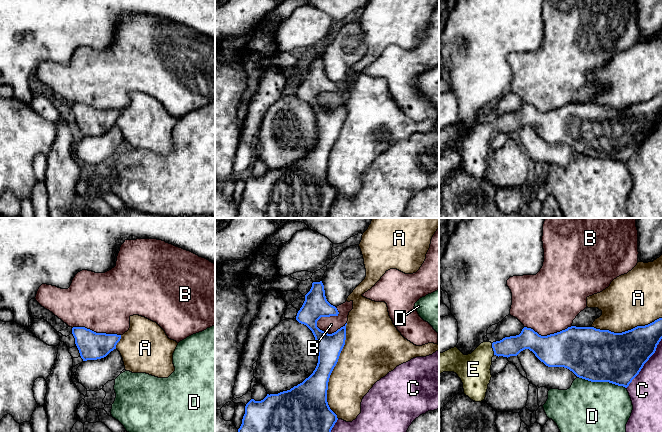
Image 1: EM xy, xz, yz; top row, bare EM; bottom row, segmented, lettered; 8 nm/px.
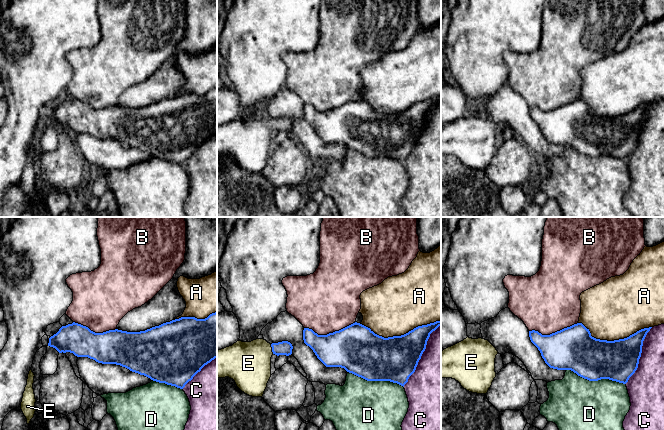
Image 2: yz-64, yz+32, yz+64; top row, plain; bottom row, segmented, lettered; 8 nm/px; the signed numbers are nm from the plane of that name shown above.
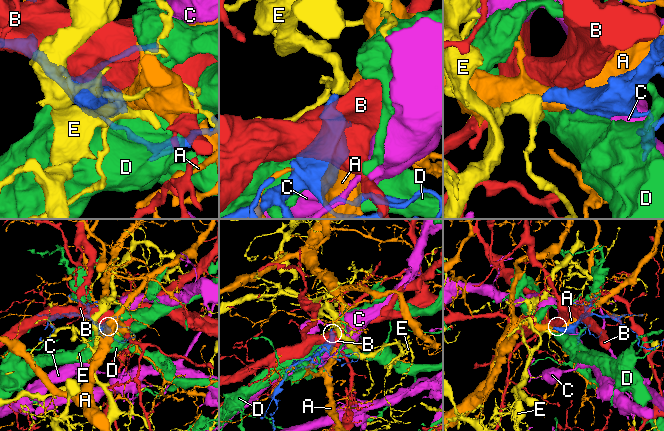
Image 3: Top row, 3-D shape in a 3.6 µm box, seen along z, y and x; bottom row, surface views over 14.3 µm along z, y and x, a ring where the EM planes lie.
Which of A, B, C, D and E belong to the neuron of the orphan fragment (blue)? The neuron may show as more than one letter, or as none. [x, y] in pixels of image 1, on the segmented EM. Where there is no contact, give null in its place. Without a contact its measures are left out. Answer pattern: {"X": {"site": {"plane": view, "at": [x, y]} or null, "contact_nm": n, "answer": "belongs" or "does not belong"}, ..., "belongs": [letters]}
{"A": {"site": {"plane": "xz", "at": [332, 370]}, "contact_nm": 750, "answer": "does not belong"}, "B": {"site": {"plane": "xz", "at": [322, 316]}, "contact_nm": 260, "answer": "does not belong"}, "C": {"site": {"plane": "yz", "at": [645, 362]}, "contact_nm": 500, "answer": "does not belong"}, "D": {"site": {"plane": "yz", "at": [602, 381]}, "contact_nm": 380, "answer": "does not belong"}, "E": {"site": {"plane": "yz", "at": [493, 349]}, "contact_nm": 100, "answer": "belongs"}, "belongs": ["E"]}

